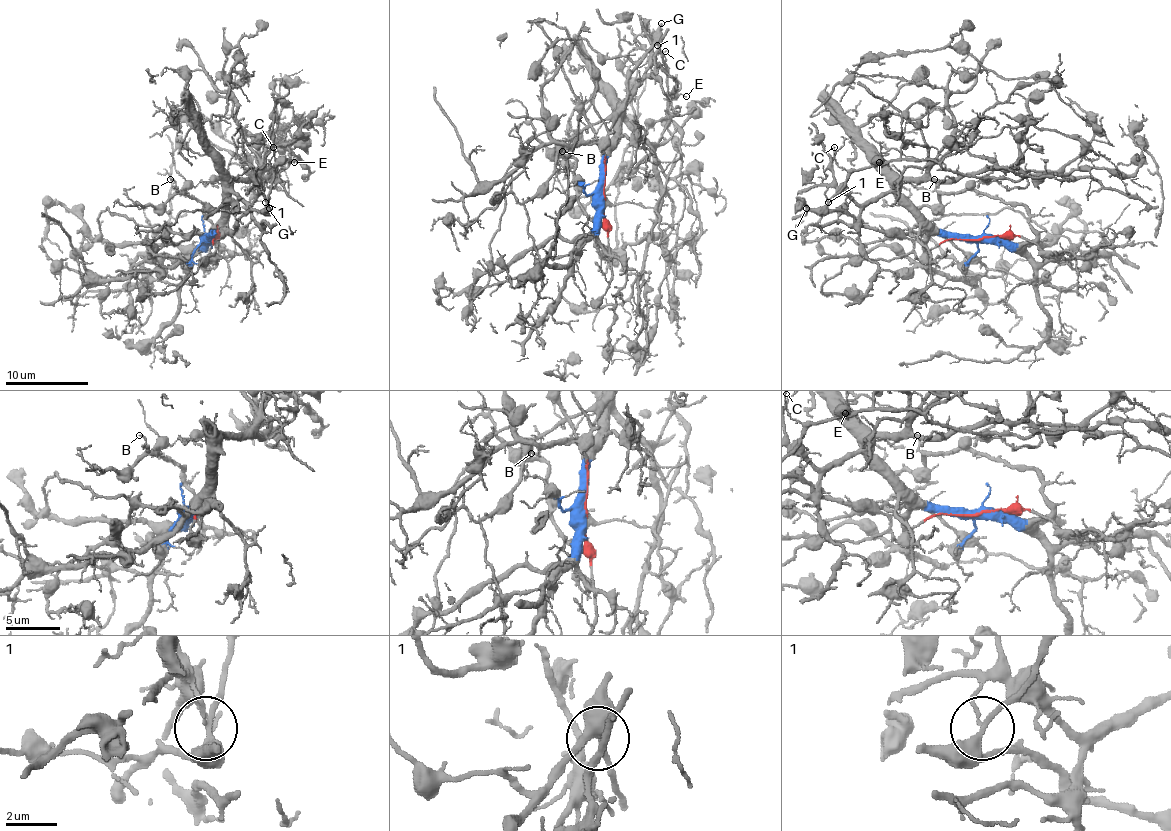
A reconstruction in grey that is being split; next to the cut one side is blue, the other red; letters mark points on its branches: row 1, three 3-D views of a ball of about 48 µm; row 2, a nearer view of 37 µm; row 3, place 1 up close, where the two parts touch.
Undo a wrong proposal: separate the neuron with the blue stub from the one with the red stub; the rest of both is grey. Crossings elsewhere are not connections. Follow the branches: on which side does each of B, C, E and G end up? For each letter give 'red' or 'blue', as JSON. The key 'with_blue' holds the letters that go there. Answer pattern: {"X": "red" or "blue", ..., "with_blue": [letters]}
{"B": "blue", "C": "red", "E": "red", "G": "red", "with_blue": ["B"]}

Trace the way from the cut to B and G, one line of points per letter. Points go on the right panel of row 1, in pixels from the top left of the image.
B: (979, 238), (1025, 244), (1036, 238), (1036, 229), (1021, 204), (1006, 204), (984, 192), (940, 192), (934, 180)
G: (979, 238), (944, 240), (919, 256), (907, 238), (861, 227), (842, 211), (807, 209)

